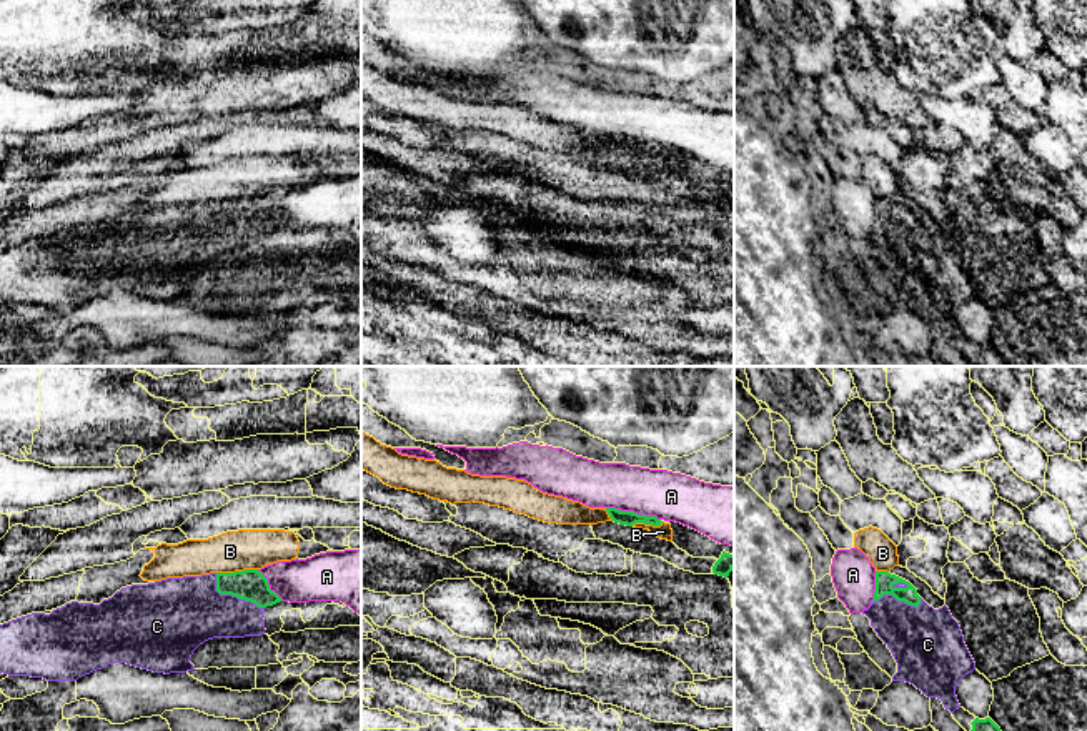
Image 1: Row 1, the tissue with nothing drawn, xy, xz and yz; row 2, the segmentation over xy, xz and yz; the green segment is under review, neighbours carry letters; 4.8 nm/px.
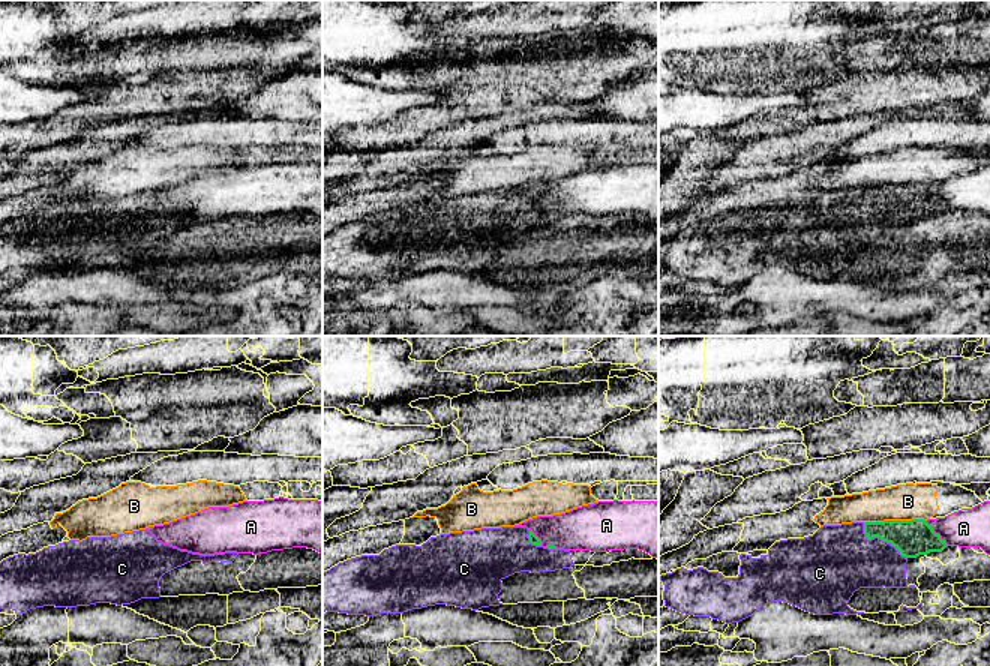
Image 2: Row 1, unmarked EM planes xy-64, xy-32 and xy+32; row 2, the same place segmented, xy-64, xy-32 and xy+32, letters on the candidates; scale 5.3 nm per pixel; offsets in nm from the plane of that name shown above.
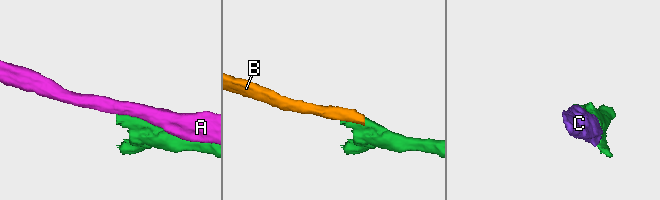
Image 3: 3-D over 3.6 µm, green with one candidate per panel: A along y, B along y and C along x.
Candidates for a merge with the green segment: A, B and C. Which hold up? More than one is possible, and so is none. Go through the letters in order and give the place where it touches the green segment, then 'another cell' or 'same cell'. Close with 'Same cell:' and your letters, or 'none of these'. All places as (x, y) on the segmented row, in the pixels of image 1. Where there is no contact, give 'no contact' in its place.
A: meets green in xz at (633, 512); another cell
B: meets green in xy at (237, 571); another cell
C: meets green in xy at (232, 595); same cell
Same cell: C

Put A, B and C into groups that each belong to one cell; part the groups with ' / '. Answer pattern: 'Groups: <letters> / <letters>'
Groups: A / B / C

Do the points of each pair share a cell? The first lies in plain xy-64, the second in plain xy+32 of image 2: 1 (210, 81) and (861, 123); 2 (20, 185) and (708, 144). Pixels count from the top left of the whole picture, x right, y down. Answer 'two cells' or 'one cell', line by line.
1: two cells
2: two cells

